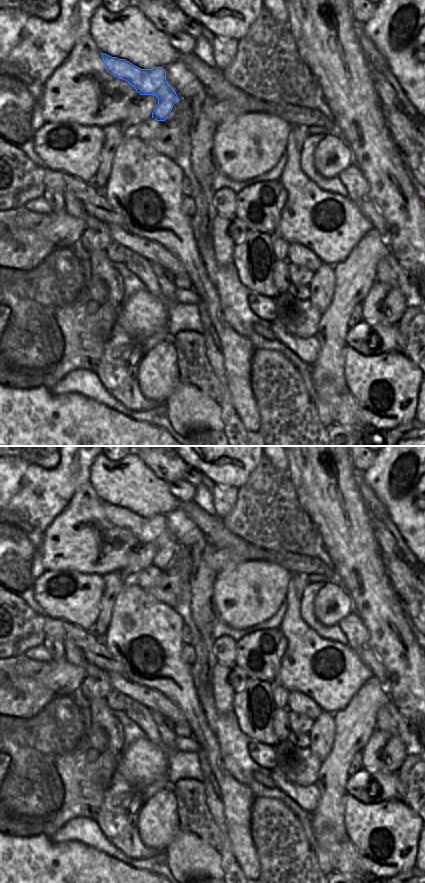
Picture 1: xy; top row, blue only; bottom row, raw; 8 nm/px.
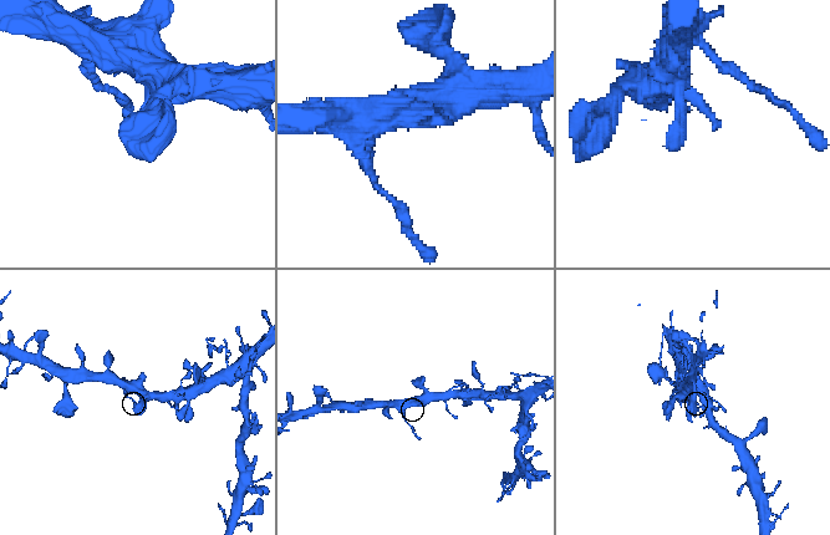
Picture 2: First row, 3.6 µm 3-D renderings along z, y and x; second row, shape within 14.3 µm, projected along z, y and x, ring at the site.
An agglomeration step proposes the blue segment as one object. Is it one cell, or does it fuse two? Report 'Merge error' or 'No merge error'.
No merge error.

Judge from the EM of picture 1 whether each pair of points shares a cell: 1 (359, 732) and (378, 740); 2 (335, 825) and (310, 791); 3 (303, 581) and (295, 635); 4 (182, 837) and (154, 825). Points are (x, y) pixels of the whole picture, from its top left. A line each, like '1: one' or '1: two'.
1: two
2: two
3: one
4: two

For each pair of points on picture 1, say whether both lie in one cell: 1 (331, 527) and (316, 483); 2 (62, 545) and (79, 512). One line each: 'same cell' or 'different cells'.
1: same cell
2: same cell

